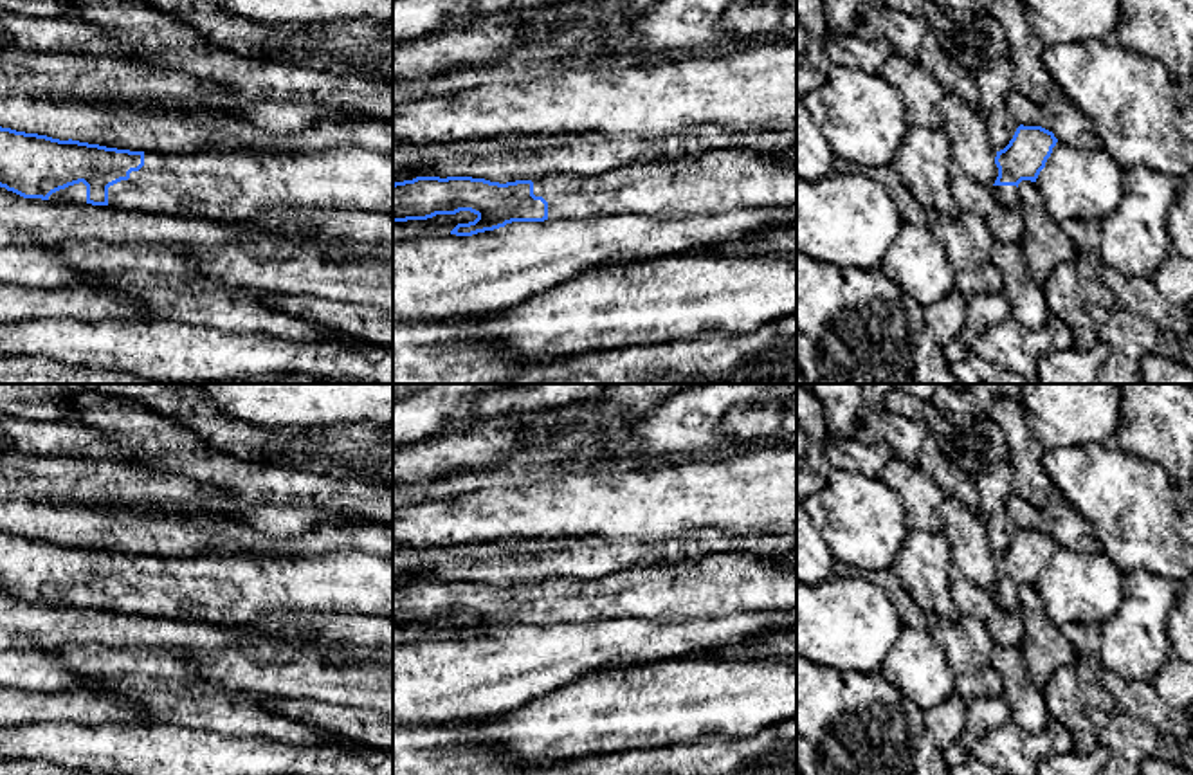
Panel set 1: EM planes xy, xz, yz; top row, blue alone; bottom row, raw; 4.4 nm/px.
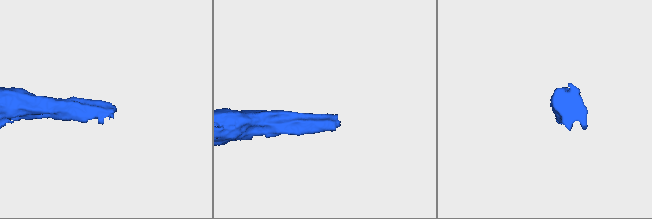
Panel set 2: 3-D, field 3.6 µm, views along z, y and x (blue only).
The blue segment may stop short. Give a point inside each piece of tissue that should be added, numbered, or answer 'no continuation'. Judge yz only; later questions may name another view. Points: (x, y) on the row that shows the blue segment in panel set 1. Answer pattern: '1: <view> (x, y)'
1: yz (1008, 195)

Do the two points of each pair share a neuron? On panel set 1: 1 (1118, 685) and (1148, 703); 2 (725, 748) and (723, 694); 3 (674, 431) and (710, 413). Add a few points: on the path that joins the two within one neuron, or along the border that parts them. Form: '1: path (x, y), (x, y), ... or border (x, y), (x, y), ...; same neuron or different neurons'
1: path (1125, 692), (1141, 700); same neuron
2: border (766, 727), (746, 738), (701, 734), (683, 743); different neurons
3: path (683, 428), (701, 413); same neuron

